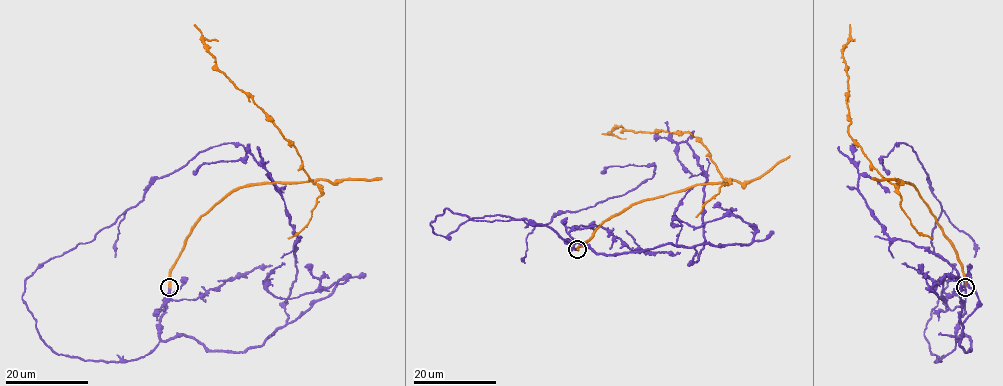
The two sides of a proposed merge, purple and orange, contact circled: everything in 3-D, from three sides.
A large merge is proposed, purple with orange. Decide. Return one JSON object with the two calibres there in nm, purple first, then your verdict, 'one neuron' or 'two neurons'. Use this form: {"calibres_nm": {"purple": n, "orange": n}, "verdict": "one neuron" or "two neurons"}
{"calibres_nm": {"purple": 320, "orange": 320}, "verdict": "one neuron"}

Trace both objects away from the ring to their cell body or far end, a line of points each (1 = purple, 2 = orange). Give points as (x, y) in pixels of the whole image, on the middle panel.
1: (577, 249), (525, 219), (446, 208), (430, 223), (447, 236), (488, 215), (545, 225), (655, 169), (602, 171)
2: (577, 249), (599, 226), (642, 201), (723, 179), (709, 151), (689, 132), (633, 132), (615, 127), (602, 133)

